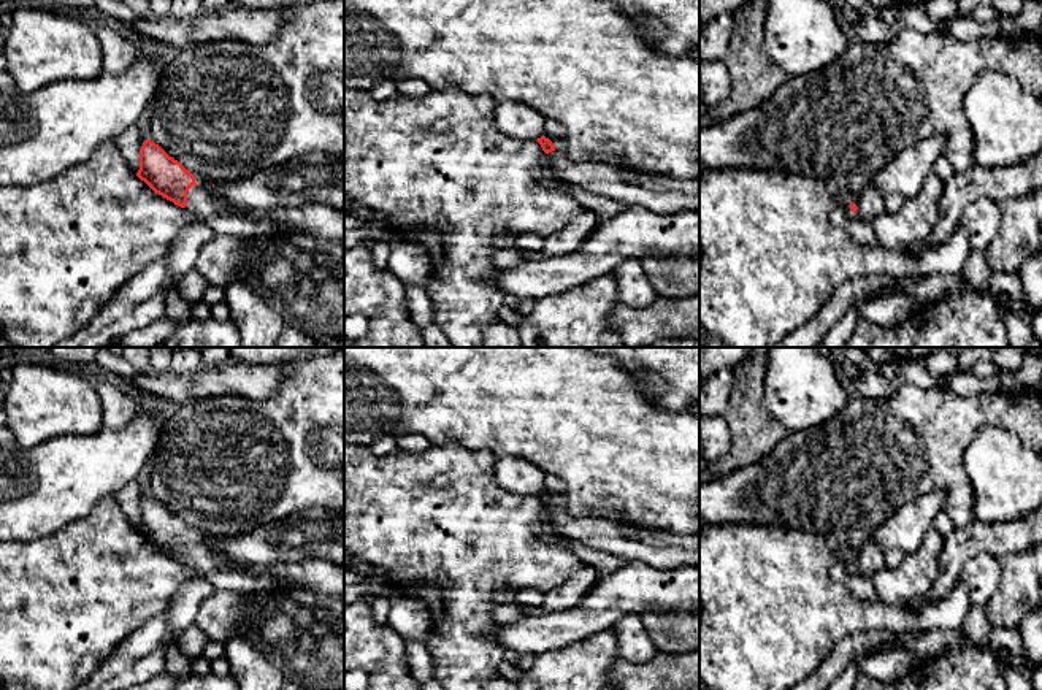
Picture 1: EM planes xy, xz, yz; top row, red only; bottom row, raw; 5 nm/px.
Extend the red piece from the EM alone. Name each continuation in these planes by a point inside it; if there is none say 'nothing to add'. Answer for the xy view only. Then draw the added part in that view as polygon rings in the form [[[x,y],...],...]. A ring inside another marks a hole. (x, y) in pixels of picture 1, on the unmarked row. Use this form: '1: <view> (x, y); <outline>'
1: xy (224, 574); [[[195,539],[187,547],[186,563],[216,590],[228,590],[243,598],[263,598],[281,590],[281,581],[270,573],[252,573],[244,565],[235,565],[205,539]]]

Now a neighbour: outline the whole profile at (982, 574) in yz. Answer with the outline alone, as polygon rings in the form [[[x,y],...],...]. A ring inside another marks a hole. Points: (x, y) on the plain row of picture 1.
[[[979,554],[967,560],[960,581],[966,585],[969,604],[985,606],[999,588],[1001,574],[998,557]]]

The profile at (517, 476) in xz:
[[[500,458],[495,465],[496,482],[501,489],[515,495],[538,495],[542,492],[546,474],[520,458]]]

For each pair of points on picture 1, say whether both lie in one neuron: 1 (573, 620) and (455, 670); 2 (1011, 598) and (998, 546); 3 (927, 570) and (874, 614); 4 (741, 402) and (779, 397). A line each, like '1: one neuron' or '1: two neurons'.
1: two neurons
2: two neurons
3: two neurons
4: two neurons

